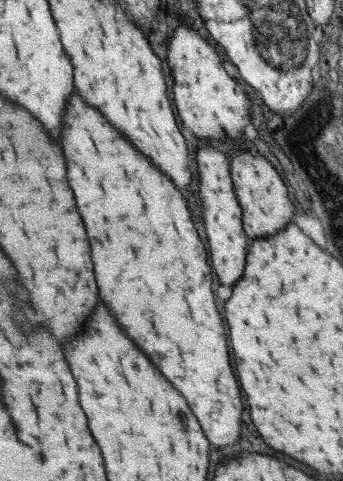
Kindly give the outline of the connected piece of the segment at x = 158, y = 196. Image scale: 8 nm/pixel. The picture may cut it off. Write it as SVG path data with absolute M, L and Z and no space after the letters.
M72 94L68 112L64 116L62 146L68 166L67 179L74 190L75 205L92 244L90 250L100 300L108 304L112 316L124 328L128 338L134 340L134 344L186 398L188 406L204 428L204 436L208 436L210 448L236 444L240 438L240 416L244 406L230 368L226 328L214 304L212 272L206 260L206 248L198 237L182 194L176 190L170 178L166 178L148 162L148 158L132 148L132 144L126 142L98 110L86 106L78 94Z

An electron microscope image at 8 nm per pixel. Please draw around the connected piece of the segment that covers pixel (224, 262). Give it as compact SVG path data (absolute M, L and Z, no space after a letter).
M202 148L198 150L198 166L200 174L200 194L204 204L204 226L210 248L210 260L214 272L218 272L218 280L224 282L224 286L234 286L232 282L238 282L242 278L244 266L246 266L246 250L249 240L243 229L243 210L239 205L236 193L233 189L231 177L231 162L216 148Z

